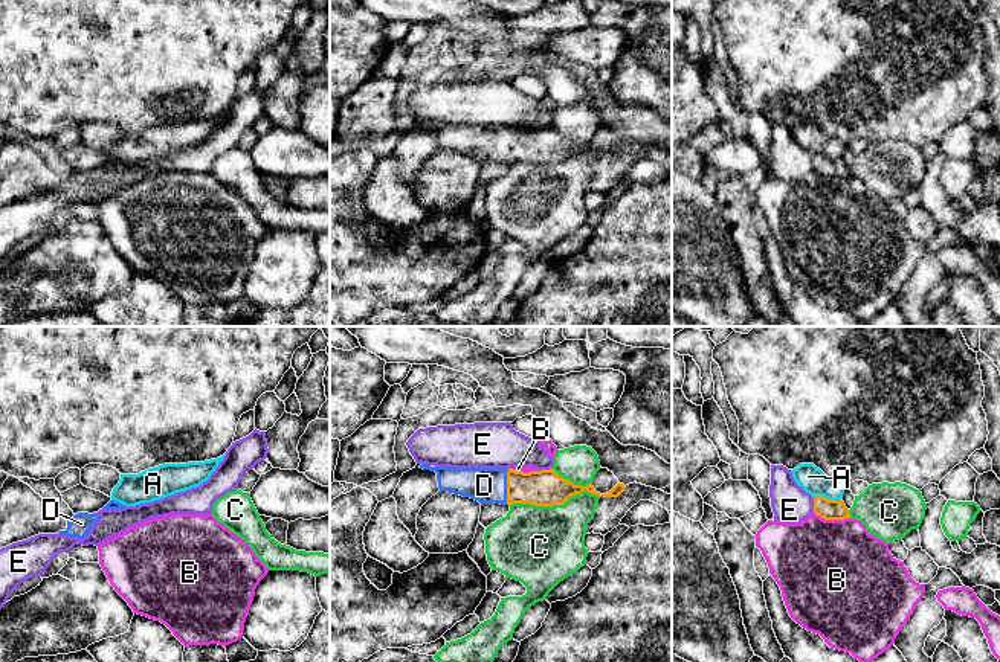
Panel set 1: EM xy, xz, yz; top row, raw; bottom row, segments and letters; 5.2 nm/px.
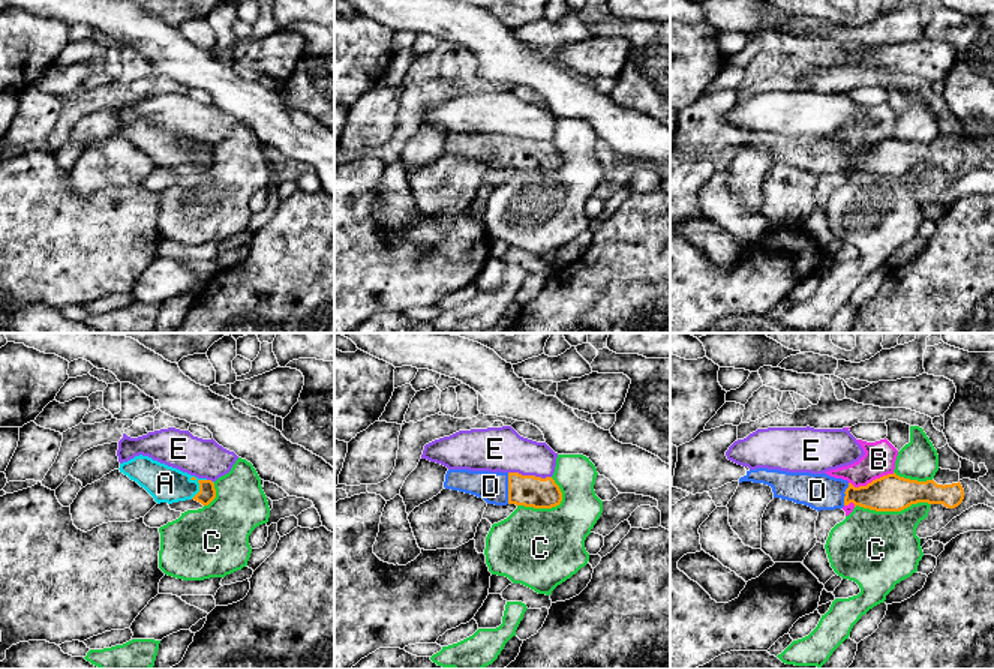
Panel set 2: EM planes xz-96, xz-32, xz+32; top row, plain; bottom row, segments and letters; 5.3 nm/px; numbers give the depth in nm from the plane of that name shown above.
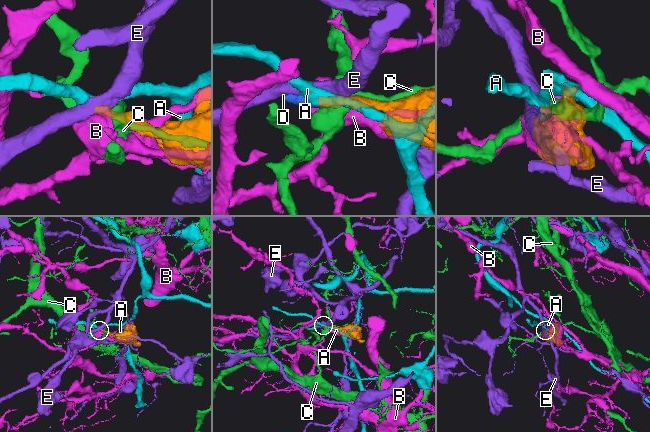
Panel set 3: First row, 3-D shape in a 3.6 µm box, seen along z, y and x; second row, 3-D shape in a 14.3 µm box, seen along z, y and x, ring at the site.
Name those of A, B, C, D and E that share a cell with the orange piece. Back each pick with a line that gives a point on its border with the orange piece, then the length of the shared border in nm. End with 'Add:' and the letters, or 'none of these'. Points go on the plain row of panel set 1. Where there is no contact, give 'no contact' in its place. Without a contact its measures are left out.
D: contact xz (507, 145); length 190 nm
Add: D

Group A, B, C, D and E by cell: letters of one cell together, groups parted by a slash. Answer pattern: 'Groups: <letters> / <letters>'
Groups: A / B / C / D / E

